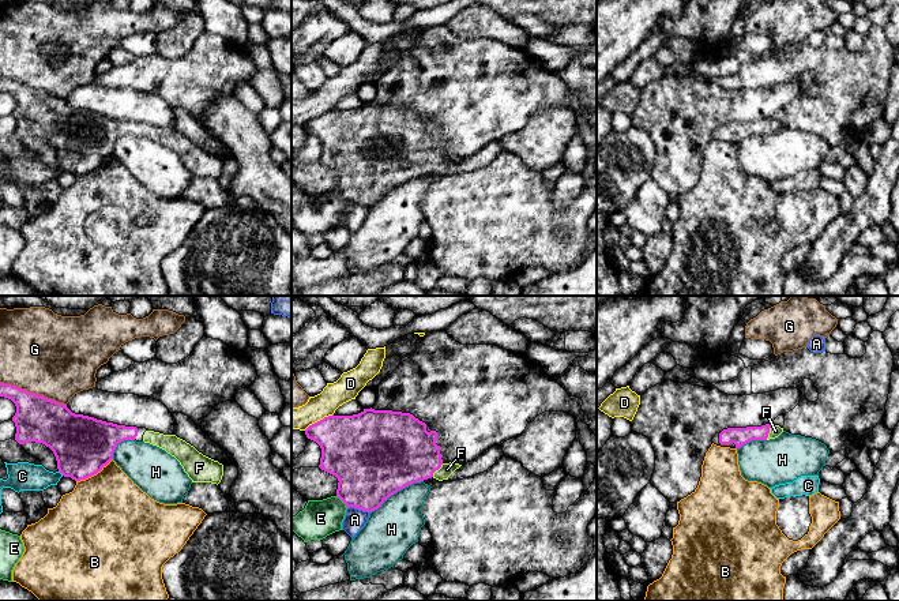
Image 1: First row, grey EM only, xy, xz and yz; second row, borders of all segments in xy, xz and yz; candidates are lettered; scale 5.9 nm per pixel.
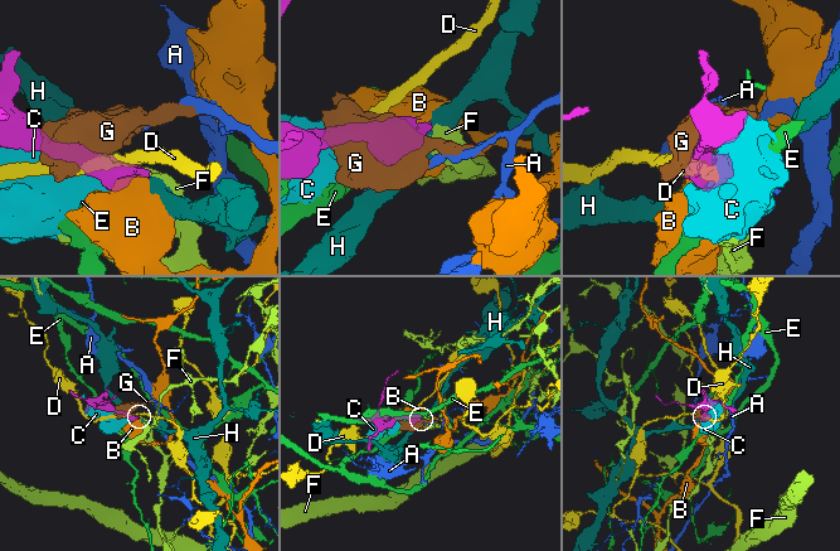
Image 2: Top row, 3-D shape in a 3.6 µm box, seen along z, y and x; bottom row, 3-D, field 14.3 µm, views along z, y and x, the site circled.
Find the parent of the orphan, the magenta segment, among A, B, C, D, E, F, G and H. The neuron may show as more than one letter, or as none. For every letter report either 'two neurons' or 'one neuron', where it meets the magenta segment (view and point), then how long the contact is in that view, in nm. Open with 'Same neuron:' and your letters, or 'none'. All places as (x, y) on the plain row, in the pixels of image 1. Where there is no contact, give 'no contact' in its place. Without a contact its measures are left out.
Same neuron: F
A: two neurons | xz (358, 203) | 130 nm
B: two neurons | xy (94, 168) | 260 nm
C: two neurons | xy (61, 168) | 40 nm
D: two neurons | xz (318, 116) | 200 nm
E: two neurons | xz (342, 195) | 100 nm
F: one neuron | yz (768, 127) | 100 nm
G: two neurons | xy (33, 87) | 420 nm
H: two neurons | xz (395, 187) | 380 nm

